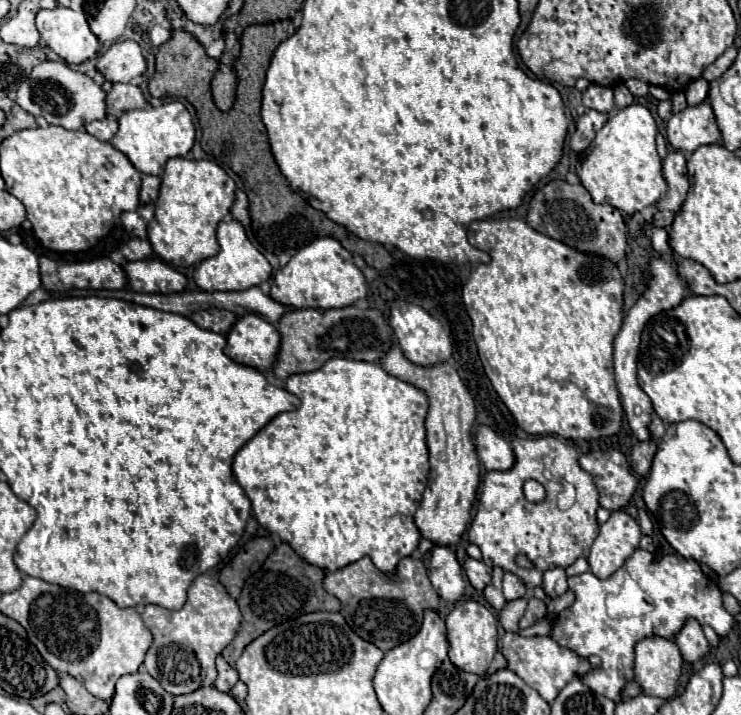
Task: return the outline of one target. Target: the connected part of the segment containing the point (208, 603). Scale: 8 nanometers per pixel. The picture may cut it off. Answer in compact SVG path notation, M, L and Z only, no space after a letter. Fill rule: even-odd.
M200 574L192 582L188 590L188 600L180 610L172 612L162 606L148 604L142 612L142 620L154 636L154 642L144 660L148 674L156 678L168 694L182 696L202 686L214 684L214 658L232 642L242 622L242 614L236 600L228 596L218 578L210 574Z

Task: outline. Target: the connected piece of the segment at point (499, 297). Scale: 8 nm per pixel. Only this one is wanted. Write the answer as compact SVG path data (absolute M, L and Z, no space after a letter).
M506 218L506 220L476 220L468 226L468 240L472 246L488 252L492 256L490 264L480 264L476 268L474 274L470 274L468 284L462 290L462 298L464 298L464 306L466 312L474 324L474 340L478 346L478 354L484 366L484 372L488 376L488 380L492 382L496 394L502 398L502 402L508 406L508 410L512 412L512 416L516 418L518 426L532 434L532 436L560 436L566 440L598 440L602 436L614 436L620 432L622 428L622 404L620 404L620 394L614 382L614 364L612 364L612 342L614 336L620 330L622 318L624 318L624 280L622 274L618 270L618 266L614 262L610 262L608 258L596 256L596 254L582 254L570 246L566 246L564 242L558 242L546 234L536 232L534 228L530 228L524 220L518 218Z

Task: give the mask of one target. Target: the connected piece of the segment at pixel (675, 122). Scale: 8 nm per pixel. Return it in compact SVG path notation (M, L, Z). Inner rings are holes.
M708 102L688 106L674 114L668 124L668 134L674 148L686 148L688 152L694 152L704 144L716 144L720 140L720 130Z

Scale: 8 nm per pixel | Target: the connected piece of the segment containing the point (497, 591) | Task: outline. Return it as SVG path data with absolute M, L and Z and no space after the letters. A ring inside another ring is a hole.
M494 568L494 572L492 572L492 582L490 582L492 588L484 588L484 598L486 598L488 604L490 604L492 608L496 608L496 610L502 610L502 606L506 604L506 598L504 598L502 590L502 574L504 574L502 568Z

